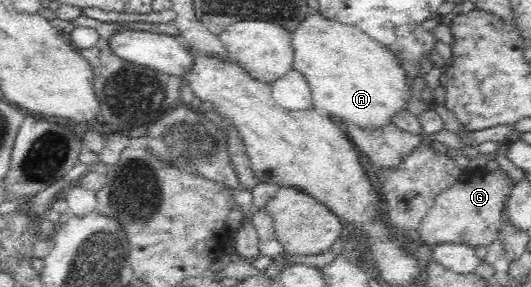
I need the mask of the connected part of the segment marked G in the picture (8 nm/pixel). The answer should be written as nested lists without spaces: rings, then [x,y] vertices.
[[[470,171],[464,174],[454,186],[438,194],[416,228],[425,249],[439,243],[466,244],[473,249],[476,246],[487,248],[499,240],[498,228],[505,213],[510,186],[512,180],[504,181],[500,173]]]

